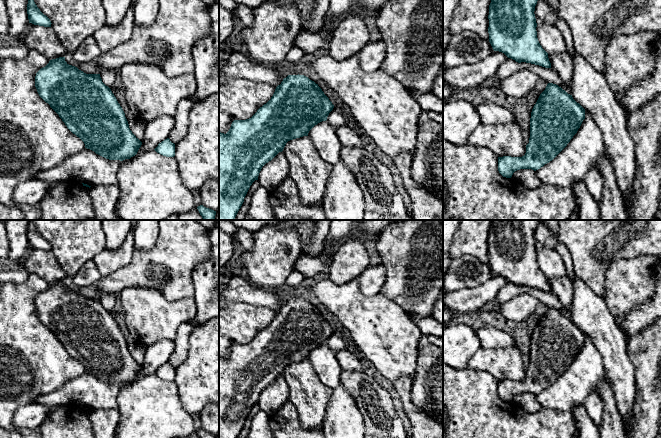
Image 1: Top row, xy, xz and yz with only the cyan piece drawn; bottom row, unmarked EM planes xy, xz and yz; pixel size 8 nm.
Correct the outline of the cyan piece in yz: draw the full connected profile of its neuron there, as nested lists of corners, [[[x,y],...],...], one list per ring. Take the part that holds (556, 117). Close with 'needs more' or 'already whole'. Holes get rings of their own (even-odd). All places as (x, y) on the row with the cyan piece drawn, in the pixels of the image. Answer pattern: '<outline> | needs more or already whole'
[[[548,83],[534,105],[530,118],[530,138],[522,157],[498,157],[498,171],[506,178],[520,169],[540,169],[552,161],[577,133],[585,109],[572,95]]] | already whole

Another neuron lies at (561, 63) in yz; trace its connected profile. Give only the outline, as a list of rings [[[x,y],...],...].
[[[566,52],[548,54],[551,68],[559,75],[564,83],[569,84],[573,77],[571,57]]]

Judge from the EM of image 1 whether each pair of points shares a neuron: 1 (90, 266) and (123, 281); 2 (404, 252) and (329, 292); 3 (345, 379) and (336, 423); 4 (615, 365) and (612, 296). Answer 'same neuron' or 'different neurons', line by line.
1: different neurons
2: different neurons
3: different neurons
4: different neurons

